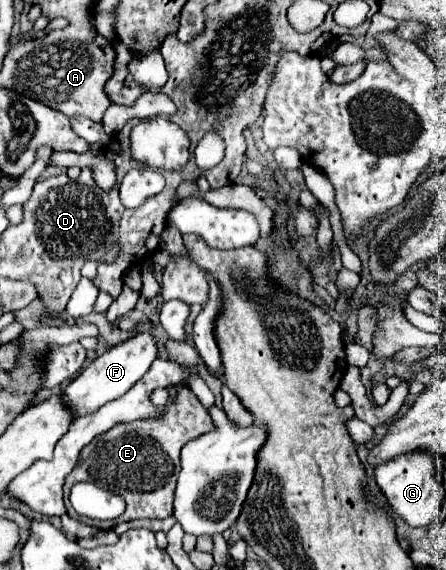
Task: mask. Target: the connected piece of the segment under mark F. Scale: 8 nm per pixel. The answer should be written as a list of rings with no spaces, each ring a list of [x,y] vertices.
[[[148,330],[136,332],[132,338],[116,344],[114,348],[110,348],[108,352],[98,356],[62,392],[64,400],[70,402],[70,408],[74,408],[72,410],[74,418],[82,416],[82,414],[88,414],[88,412],[94,412],[96,408],[100,408],[108,400],[116,400],[118,396],[126,394],[144,376],[144,372],[150,368],[150,364],[156,358],[158,358],[158,340]]]

